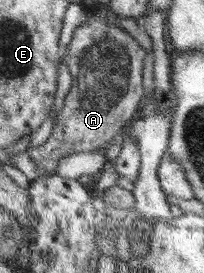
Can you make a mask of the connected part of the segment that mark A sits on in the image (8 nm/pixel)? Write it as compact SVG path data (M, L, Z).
M91 19L75 30L71 43L61 55L70 70L70 91L65 97L63 109L57 114L51 136L40 146L27 148L27 156L37 168L47 172L46 176L55 175L59 162L71 154L105 152L113 141L122 137L125 129L136 119L138 107L145 102L142 80L146 51L133 36L117 25L106 25L103 20L97 22Z

